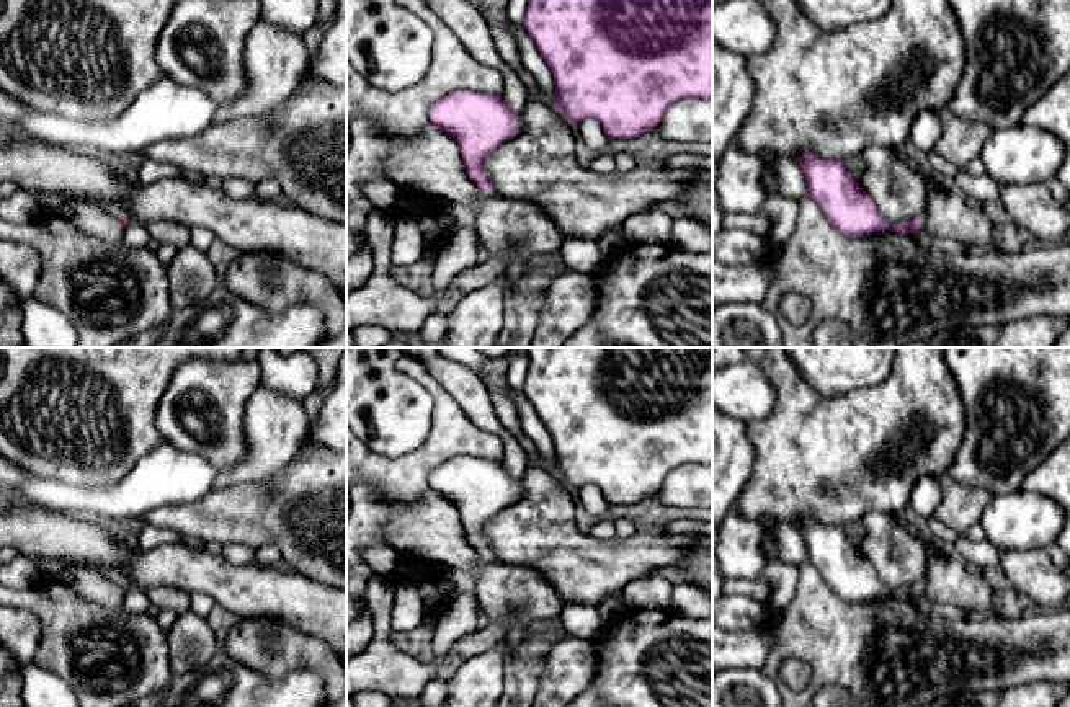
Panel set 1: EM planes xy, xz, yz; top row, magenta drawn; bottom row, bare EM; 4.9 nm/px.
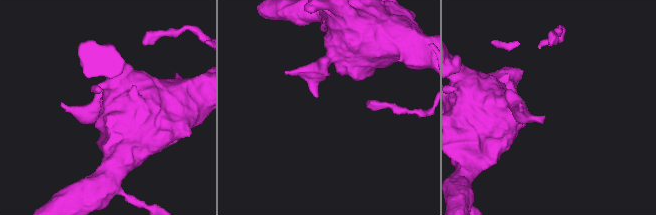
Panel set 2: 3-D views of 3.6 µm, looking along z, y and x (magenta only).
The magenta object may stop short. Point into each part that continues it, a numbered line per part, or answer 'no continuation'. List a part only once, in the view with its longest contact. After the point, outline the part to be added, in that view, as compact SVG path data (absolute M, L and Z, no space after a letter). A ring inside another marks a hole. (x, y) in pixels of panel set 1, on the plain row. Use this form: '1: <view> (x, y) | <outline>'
no continuation

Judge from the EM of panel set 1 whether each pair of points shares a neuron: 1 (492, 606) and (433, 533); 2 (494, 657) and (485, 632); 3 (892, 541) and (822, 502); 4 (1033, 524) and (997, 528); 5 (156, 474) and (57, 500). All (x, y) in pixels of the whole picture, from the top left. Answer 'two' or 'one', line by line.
1: one
2: two
3: two
4: one
5: one

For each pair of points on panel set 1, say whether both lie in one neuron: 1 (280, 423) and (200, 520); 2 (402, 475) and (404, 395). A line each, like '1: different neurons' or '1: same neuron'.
1: different neurons
2: different neurons

